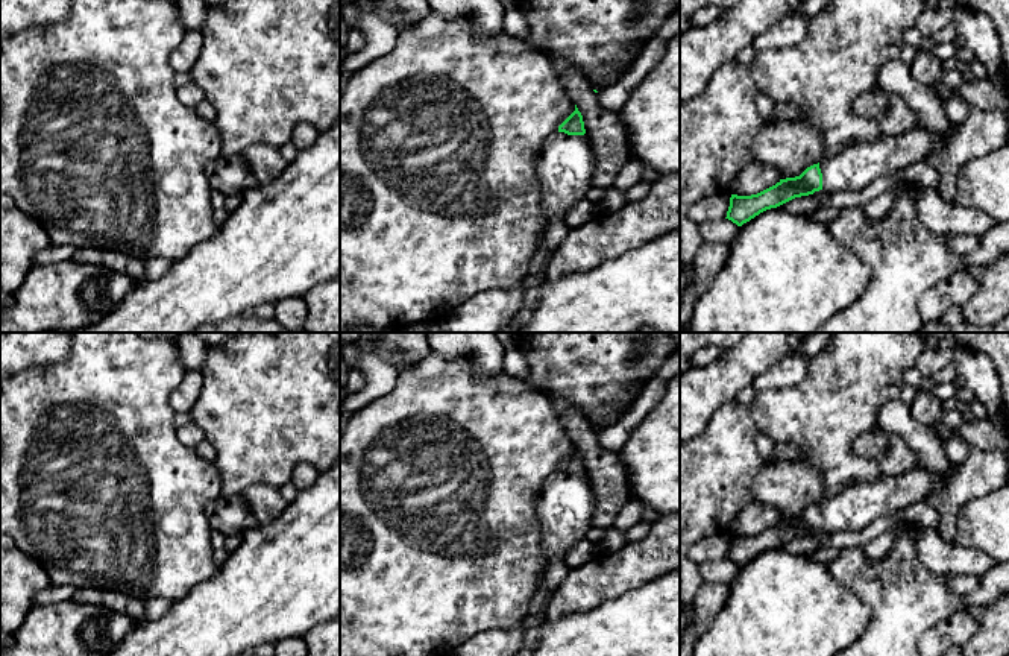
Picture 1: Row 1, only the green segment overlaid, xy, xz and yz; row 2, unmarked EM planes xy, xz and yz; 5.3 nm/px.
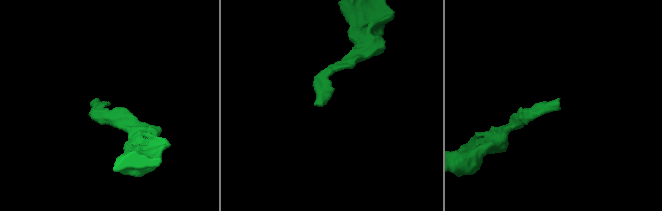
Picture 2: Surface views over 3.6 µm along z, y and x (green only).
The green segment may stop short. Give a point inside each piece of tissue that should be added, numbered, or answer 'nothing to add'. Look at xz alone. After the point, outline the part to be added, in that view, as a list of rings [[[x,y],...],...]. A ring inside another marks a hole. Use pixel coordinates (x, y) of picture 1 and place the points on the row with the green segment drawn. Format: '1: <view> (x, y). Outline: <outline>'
1: xz (566, 164). Outline: [[[557,132],[542,147],[537,175],[546,225],[551,219],[564,220],[569,210],[586,199],[595,172],[595,156],[584,135]]]

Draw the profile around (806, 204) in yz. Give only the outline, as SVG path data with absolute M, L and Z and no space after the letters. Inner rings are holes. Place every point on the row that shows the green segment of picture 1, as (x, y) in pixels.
M801 196L801 197L795 197L786 203L780 205L778 208L781 208L783 211L789 211L789 213L809 214L809 213L824 208L824 205L822 205L822 202L816 200L812 196Z

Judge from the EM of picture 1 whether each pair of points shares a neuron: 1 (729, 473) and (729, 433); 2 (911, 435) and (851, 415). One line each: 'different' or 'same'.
1: same
2: different

